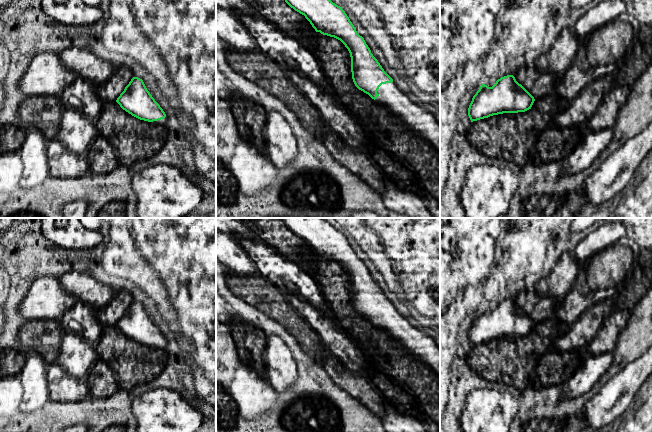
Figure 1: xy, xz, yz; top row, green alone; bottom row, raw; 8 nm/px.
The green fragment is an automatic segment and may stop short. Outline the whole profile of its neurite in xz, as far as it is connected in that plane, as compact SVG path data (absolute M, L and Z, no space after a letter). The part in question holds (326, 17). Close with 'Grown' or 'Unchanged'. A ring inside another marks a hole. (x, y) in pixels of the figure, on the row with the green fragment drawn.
M285 0L285 2L295 11L304 15L316 32L334 37L345 45L351 57L352 79L355 86L359 90L368 94L376 102L385 105L390 111L402 118L410 128L416 130L423 138L427 139L440 152L440 123L430 112L411 101L408 95L403 93L396 86L396 84L393 82L393 79L384 71L378 60L373 56L364 38L357 33L356 27L352 24L342 7L336 5L331 0Z. Grown

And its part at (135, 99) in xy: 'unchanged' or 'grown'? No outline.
grown

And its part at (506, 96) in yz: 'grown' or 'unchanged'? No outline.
unchanged

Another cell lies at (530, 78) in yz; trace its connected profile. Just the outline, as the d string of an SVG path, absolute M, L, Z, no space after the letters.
M526 66L519 68L514 76L516 81L521 84L533 97L539 99L545 95L549 95L556 90L556 86L562 81L561 76L557 76L557 82L544 82L541 79L543 75L535 69L534 66Z

